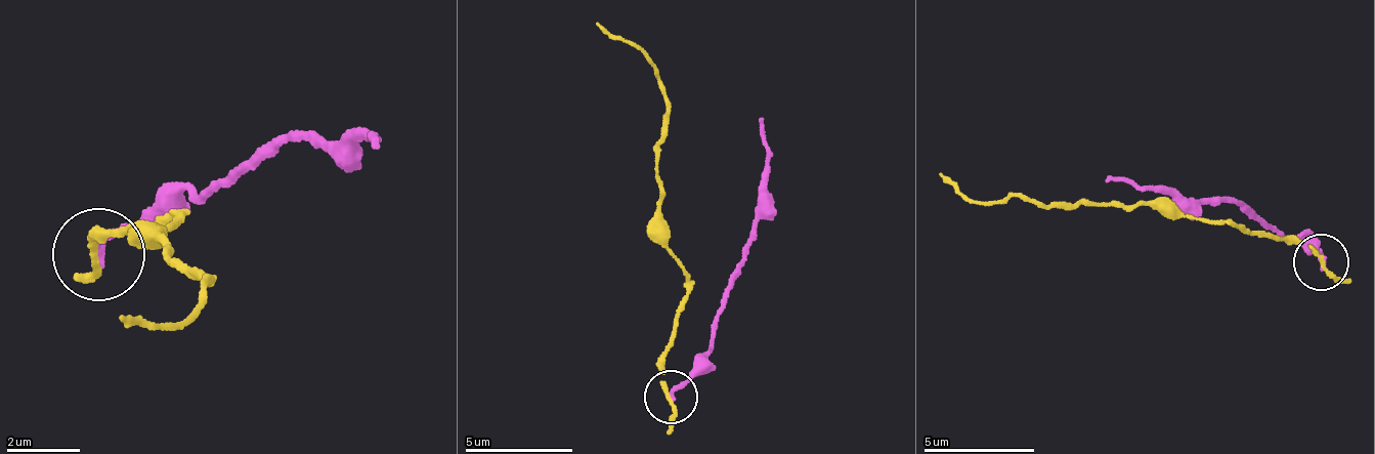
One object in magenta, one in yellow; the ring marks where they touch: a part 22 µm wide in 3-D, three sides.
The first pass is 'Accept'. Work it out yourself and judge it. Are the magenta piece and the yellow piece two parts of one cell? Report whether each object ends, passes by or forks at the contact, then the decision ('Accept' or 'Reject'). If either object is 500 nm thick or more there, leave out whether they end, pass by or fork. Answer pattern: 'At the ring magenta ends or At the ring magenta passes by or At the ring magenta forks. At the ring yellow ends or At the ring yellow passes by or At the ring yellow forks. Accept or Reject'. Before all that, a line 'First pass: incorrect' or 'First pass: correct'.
First pass: incorrect
At the ring magenta ends. At the ring yellow passes by. Reject

